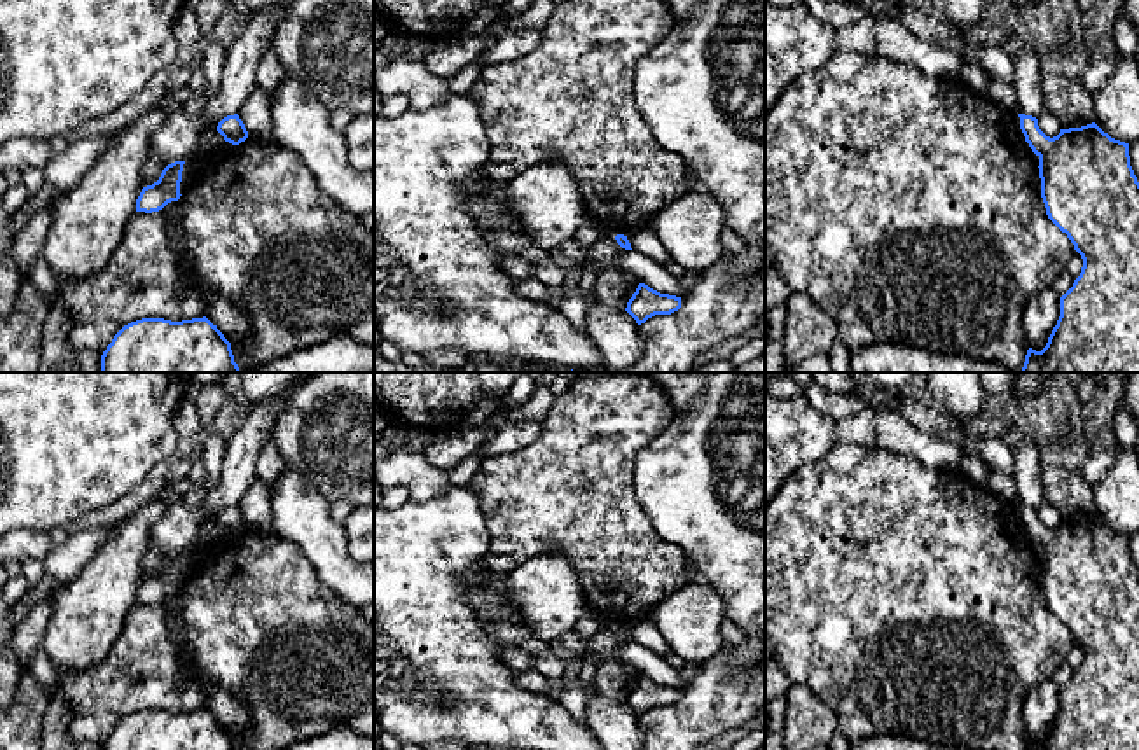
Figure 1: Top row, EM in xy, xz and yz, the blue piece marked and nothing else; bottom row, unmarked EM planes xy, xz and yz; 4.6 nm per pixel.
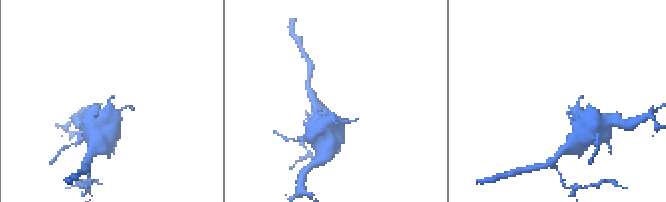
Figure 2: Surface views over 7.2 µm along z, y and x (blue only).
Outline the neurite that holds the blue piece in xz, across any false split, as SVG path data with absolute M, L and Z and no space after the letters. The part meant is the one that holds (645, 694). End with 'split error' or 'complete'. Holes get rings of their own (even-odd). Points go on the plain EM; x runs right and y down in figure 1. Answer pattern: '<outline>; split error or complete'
M639 675L627 694L625 703L638 717L645 715L655 706L671 706L681 699L681 689L660 685L645 675Z; complete

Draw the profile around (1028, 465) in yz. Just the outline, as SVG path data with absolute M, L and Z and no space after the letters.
M1025 435L1017 437L1015 458L1015 486L1018 493L1018 505L1038 507L1045 502L1043 483L1041 483L1041 460L1036 442Z

